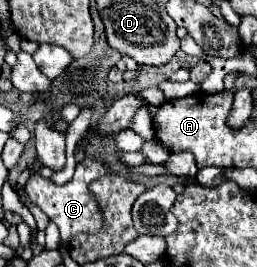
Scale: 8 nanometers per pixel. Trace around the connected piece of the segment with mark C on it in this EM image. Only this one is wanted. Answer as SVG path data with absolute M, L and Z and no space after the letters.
M85 159L85 161L77 163L73 179L69 183L65 183L63 187L55 185L51 179L45 179L37 173L33 173L29 177L29 181L25 185L25 193L59 227L65 247L71 245L71 239L75 235L79 235L79 233L97 233L103 227L103 209L99 207L99 203L95 203L95 195L91 195L89 183L93 183L95 179L99 179L107 173L111 173L111 169L107 167L107 163L103 159Z

